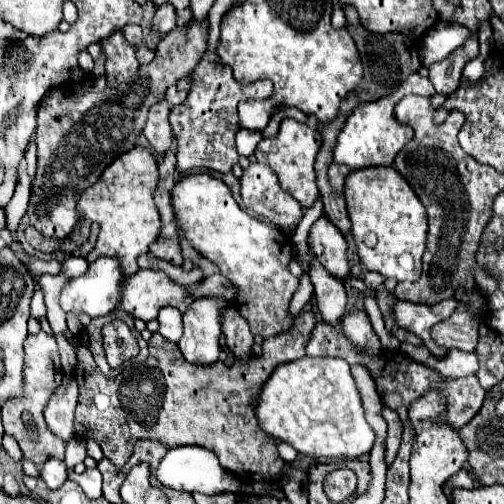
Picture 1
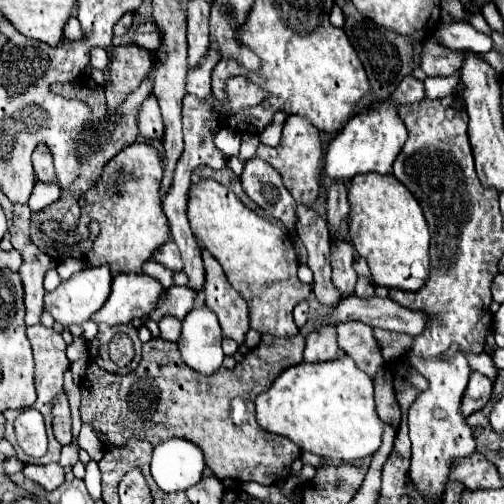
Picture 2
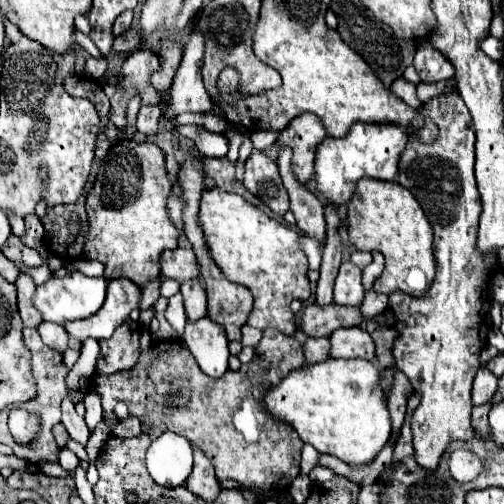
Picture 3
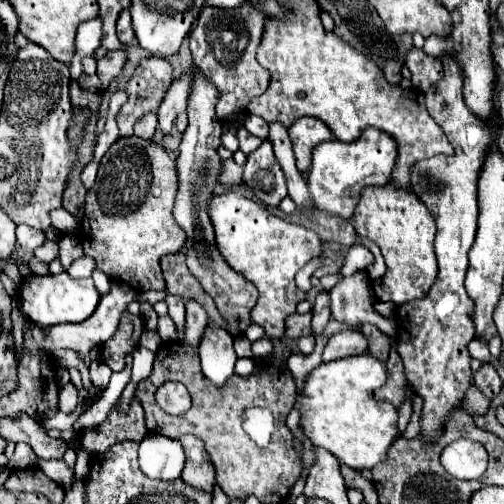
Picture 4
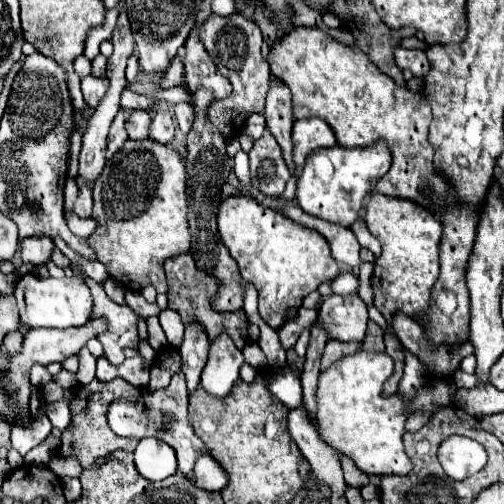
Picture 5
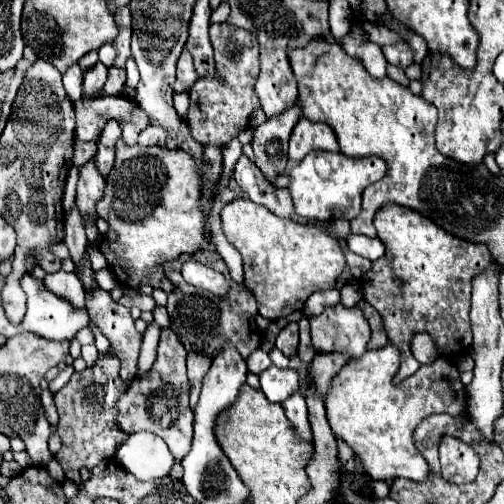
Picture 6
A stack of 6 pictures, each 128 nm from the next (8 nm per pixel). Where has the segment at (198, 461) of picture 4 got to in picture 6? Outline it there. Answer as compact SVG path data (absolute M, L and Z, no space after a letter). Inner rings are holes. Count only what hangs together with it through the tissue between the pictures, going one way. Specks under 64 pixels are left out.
M164 328L160 334L156 362L146 374L136 376L130 382L124 396L120 396L116 422L126 434L134 434L142 430L154 432L156 436L166 440L172 456L182 460L188 454L192 442L192 422L194 422L194 414L188 406L188 396L190 396L190 384L186 376L184 346L180 344L180 340L176 340L176 334L172 330Z

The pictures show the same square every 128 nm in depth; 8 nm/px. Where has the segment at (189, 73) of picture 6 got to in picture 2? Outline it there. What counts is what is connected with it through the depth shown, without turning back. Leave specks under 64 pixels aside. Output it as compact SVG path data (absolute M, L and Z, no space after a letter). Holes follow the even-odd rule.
M134 44L118 46L112 50L110 76L106 80L106 104L108 114L118 112L128 92L136 90L152 70L152 54Z

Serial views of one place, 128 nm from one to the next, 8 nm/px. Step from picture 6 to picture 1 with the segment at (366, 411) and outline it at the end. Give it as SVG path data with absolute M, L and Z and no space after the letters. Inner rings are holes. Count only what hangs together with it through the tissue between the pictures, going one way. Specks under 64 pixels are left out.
M300 358L288 364L280 364L276 372L272 372L268 384L264 384L258 406L256 406L256 418L260 428L270 434L272 438L280 442L288 442L294 446L300 454L314 456L314 458L358 458L362 454L368 454L374 446L374 430L364 418L364 406L362 398L356 386L356 380L352 378L350 364L340 358Z

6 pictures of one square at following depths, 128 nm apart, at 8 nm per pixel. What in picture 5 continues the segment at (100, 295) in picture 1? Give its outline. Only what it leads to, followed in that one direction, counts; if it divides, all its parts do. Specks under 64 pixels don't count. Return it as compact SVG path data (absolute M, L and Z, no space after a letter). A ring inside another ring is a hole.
M26 274L17 281L17 290L24 292L24 309L20 322L26 328L72 328L84 326L90 320L92 296L80 278L40 278Z

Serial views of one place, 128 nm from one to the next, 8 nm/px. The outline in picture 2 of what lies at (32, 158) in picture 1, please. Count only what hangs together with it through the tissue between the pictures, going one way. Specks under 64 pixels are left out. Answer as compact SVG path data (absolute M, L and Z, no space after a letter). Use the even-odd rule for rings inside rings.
M36 180L36 188L32 190L32 196L30 196L30 210L32 212L40 212L42 208L54 204L60 198L60 188L58 184L50 182L50 184L44 184L44 182L38 182Z

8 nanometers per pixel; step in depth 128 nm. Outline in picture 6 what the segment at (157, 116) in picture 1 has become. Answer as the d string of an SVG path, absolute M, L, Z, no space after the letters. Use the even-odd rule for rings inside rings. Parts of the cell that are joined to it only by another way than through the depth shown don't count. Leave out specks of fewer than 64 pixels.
M100 96L74 102L76 130L104 130L108 120L118 120L122 140L128 146L136 144L138 134L148 126L148 118L140 106L124 96Z

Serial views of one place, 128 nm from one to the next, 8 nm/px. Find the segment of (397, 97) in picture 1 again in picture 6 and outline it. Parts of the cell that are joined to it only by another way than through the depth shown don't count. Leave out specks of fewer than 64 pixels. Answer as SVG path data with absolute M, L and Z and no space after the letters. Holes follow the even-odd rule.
M312 152L300 164L290 168L288 190L292 194L294 210L298 216L318 220L338 220L338 218L352 220L356 214L360 214L364 188L378 182L384 174L386 174L386 162L378 160L376 156L348 158L344 154Z

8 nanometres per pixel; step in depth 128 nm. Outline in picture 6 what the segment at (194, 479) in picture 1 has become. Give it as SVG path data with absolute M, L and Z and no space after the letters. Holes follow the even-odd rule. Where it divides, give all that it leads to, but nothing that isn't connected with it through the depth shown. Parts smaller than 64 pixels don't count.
M150 432L130 434L114 454L120 468L134 474L138 480L154 480L168 474L174 464L164 440Z

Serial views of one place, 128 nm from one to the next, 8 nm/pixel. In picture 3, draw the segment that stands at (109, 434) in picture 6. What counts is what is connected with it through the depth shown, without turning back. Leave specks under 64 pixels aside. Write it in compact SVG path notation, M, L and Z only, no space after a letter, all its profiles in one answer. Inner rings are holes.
M136 416L128 418L124 422L116 422L112 428L112 436L120 436L120 438L132 438L132 436L140 436L140 434L142 434L142 428L140 428L140 420Z

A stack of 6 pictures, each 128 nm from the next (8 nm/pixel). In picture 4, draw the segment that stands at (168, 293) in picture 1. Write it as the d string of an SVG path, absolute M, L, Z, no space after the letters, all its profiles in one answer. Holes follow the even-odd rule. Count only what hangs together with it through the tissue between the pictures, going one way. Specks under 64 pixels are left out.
M114 284L112 290L108 294L104 294L100 298L100 304L96 308L96 312L84 320L84 324L58 324L58 326L46 326L44 328L44 344L42 344L42 350L46 354L52 354L54 350L62 350L62 348L70 348L70 350L76 350L76 352L82 352L82 354L88 354L94 346L100 346L104 344L118 328L118 322L120 322L120 316L122 312L126 310L128 302L134 300L134 290L128 288L126 284Z

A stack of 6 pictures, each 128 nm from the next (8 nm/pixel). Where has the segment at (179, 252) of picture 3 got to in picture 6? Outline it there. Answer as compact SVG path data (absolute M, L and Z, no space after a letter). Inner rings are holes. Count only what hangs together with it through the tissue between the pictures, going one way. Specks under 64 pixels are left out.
M180 256L180 258L164 264L164 274L174 284L174 292L168 294L168 304L166 304L168 314L170 314L170 330L174 330L174 334L178 334L186 352L190 352L190 354L196 352L196 354L202 354L212 360L212 358L216 358L220 348L226 342L230 342L238 348L238 352L244 358L248 358L256 348L260 348L260 342L262 342L262 334L254 320L258 314L256 296L244 284L234 282L228 296L224 296L224 298L212 296L208 292L198 292L198 302L182 302L182 300L192 298L192 290L180 274L180 268L188 258L194 258L194 256Z

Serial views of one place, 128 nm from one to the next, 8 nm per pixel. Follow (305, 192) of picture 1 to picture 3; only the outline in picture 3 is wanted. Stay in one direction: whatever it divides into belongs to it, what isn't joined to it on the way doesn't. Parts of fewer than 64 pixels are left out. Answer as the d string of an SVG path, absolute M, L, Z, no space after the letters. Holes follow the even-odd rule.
M300 114L296 116L288 128L284 128L278 134L278 140L272 148L264 150L268 156L276 160L276 152L280 146L290 146L294 156L292 156L292 168L296 178L306 184L312 178L314 172L314 154L316 146L326 138L326 128L314 114Z

